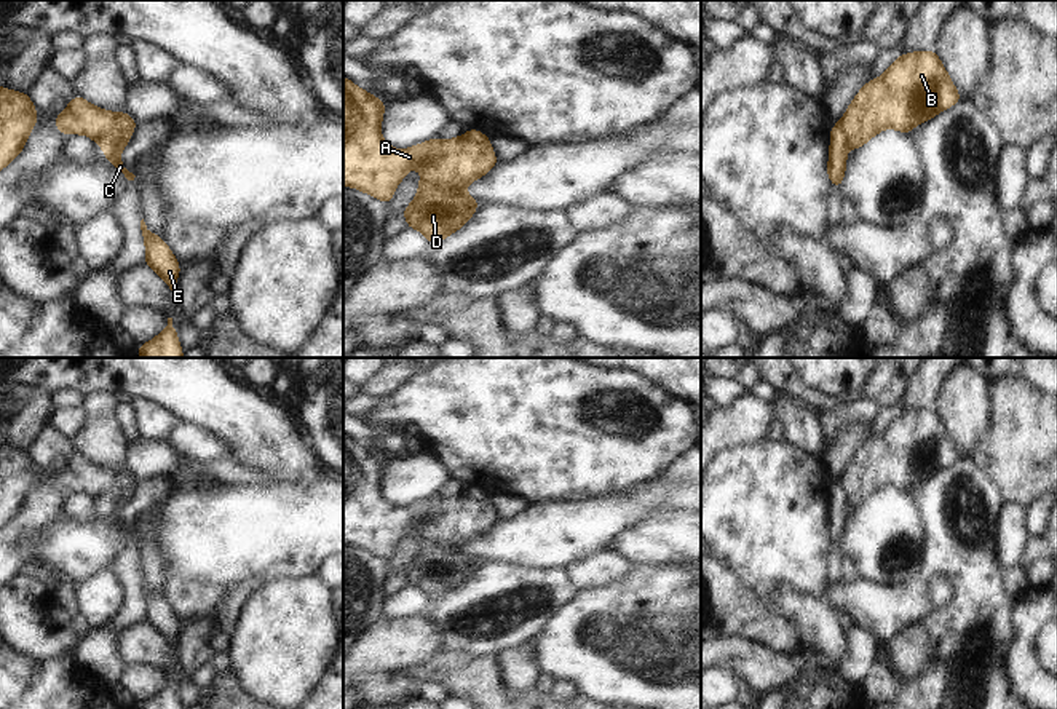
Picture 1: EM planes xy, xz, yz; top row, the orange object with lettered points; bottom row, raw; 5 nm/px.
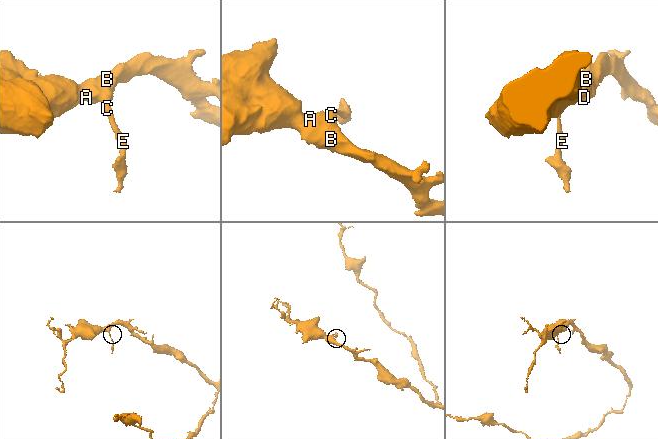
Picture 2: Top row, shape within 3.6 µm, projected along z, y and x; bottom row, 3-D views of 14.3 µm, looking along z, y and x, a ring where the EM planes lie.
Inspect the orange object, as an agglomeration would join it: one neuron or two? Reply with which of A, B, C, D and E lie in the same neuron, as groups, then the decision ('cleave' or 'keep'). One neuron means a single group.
A B D / C E; cleave

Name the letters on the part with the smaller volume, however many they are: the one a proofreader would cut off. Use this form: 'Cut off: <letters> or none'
Cut off: C, E

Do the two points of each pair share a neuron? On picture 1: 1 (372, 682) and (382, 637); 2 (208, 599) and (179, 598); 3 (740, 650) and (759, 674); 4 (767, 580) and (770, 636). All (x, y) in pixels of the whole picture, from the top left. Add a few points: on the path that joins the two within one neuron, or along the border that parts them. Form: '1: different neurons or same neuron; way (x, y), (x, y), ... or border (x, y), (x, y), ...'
1: different neurons; border (404, 669), (363, 669), (360, 673)
2: same neuron; way (201, 599), (186, 598)
3: same neuron; way (746, 657), (757, 668)
4: different neurons; border (740, 580), (778, 613)

